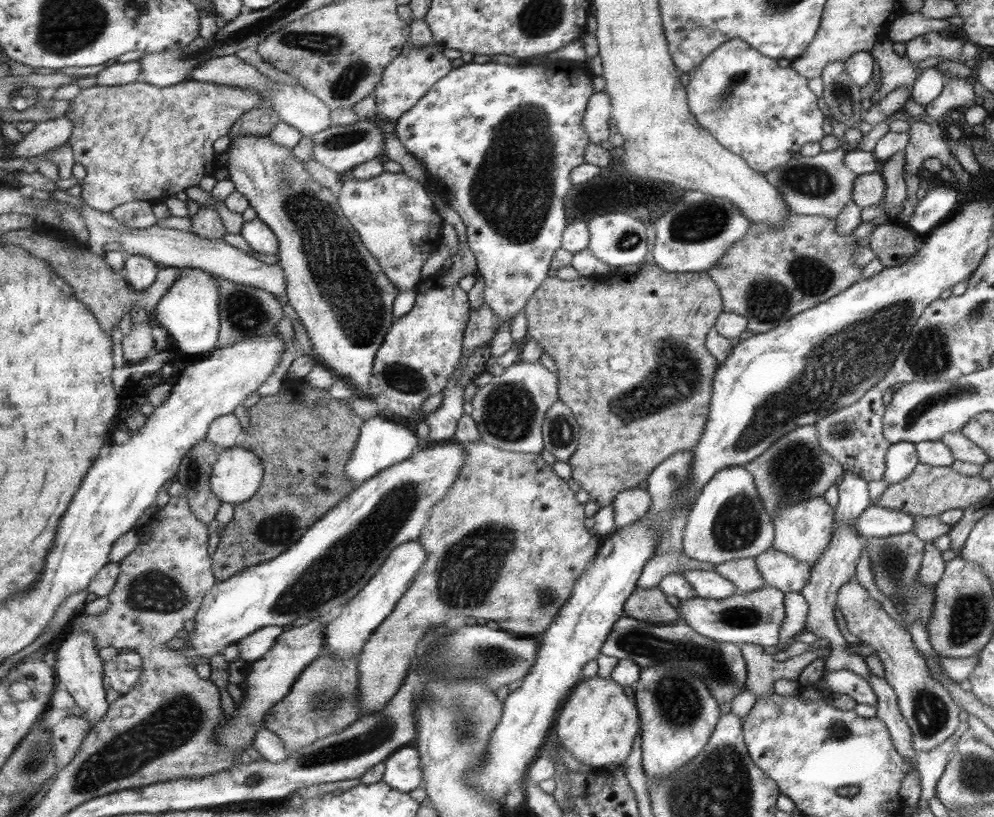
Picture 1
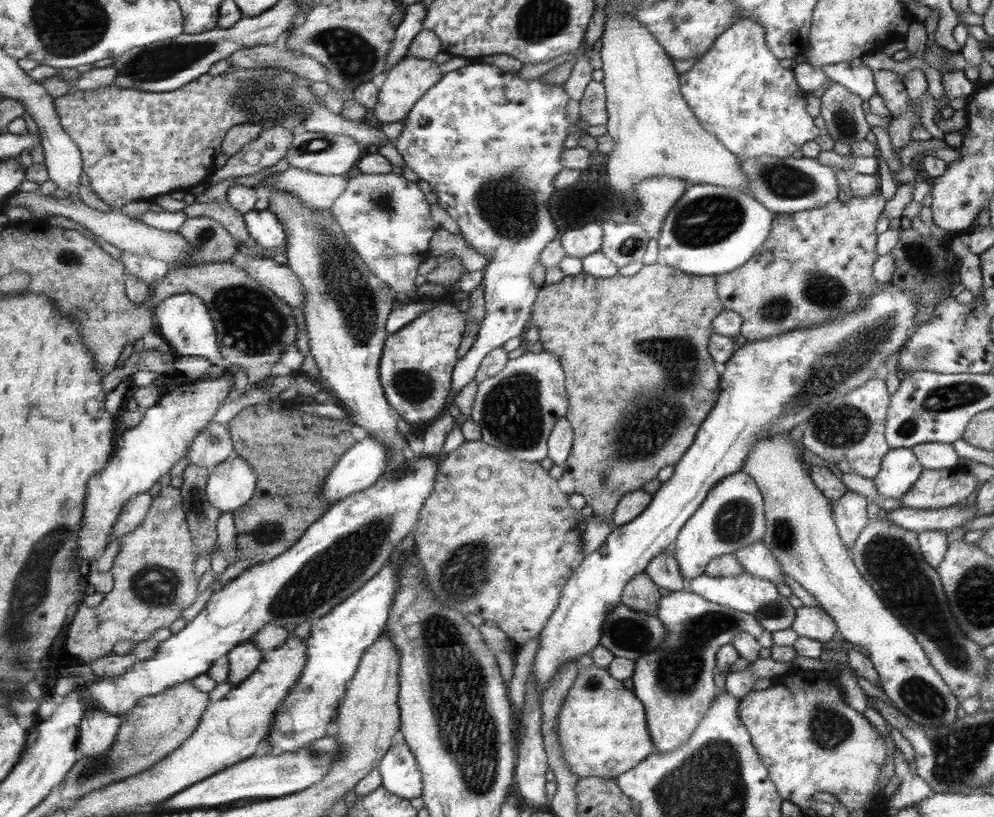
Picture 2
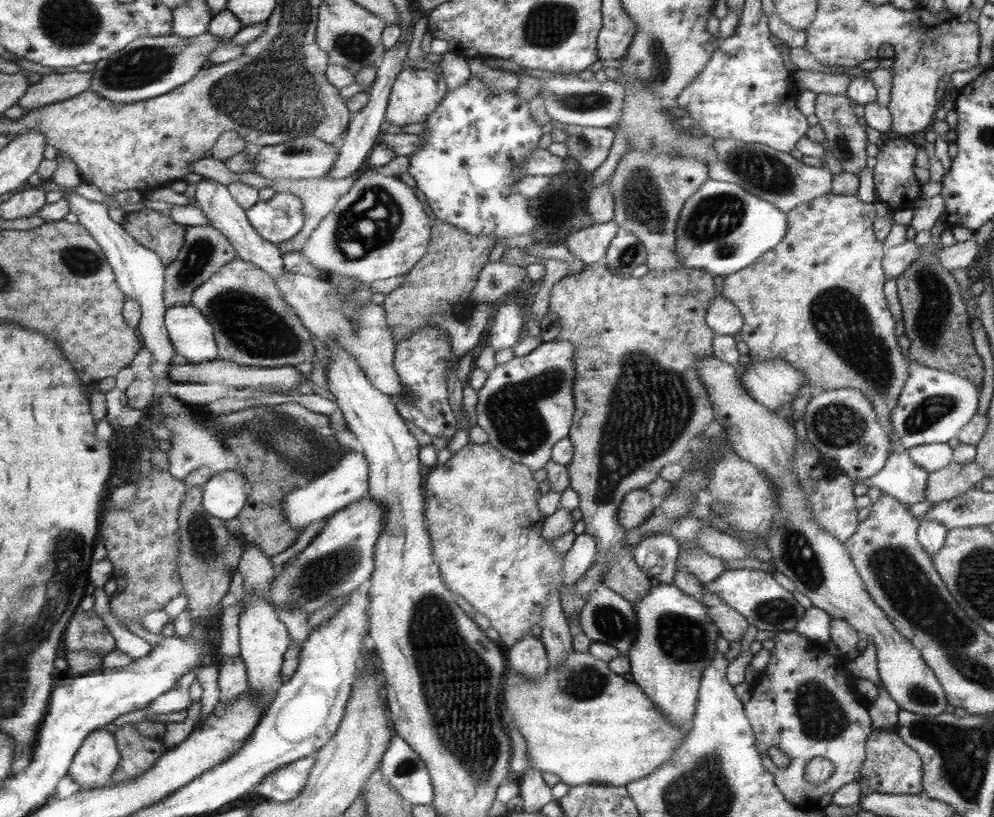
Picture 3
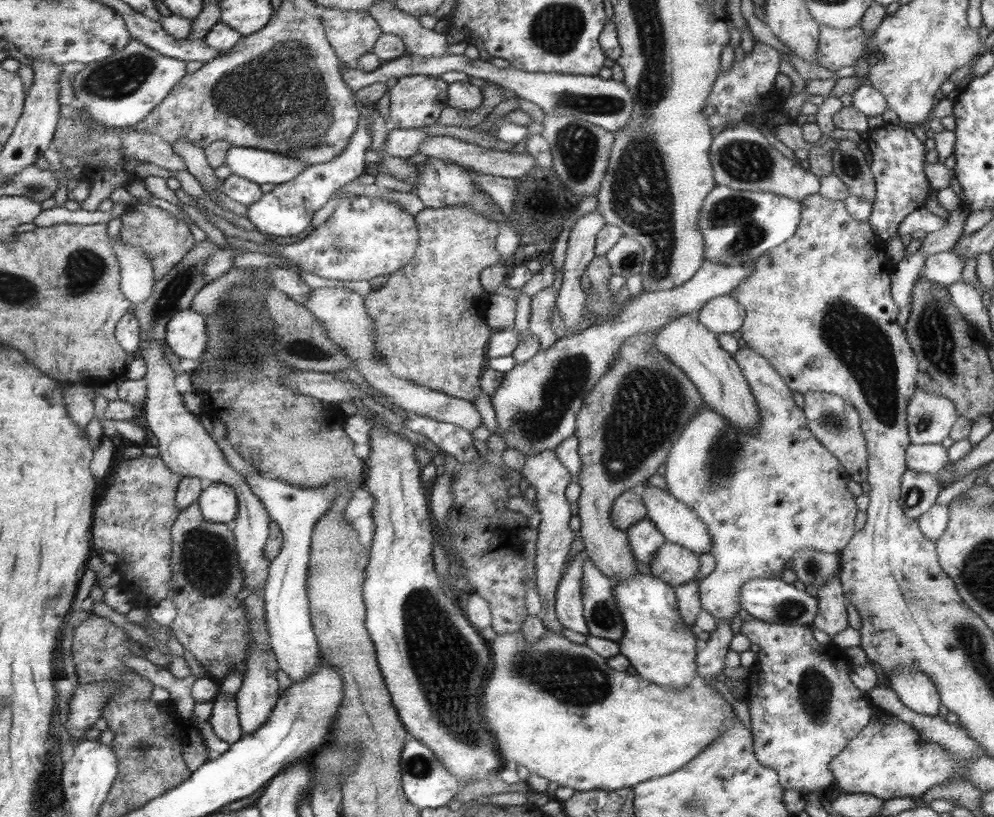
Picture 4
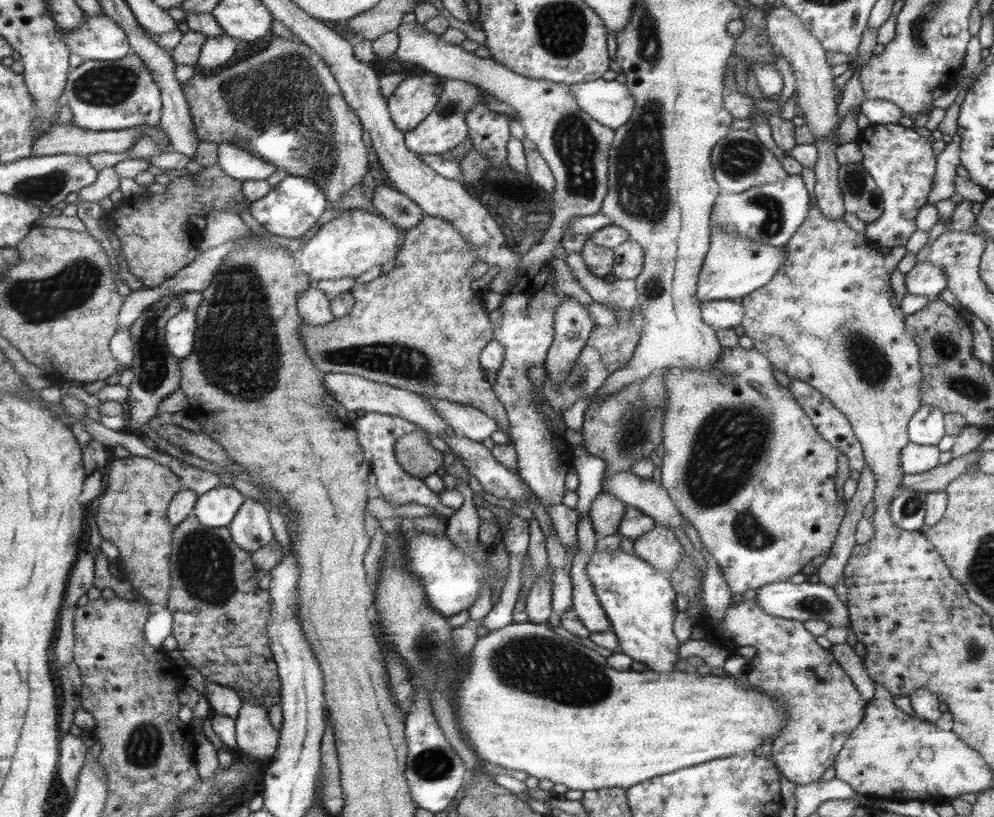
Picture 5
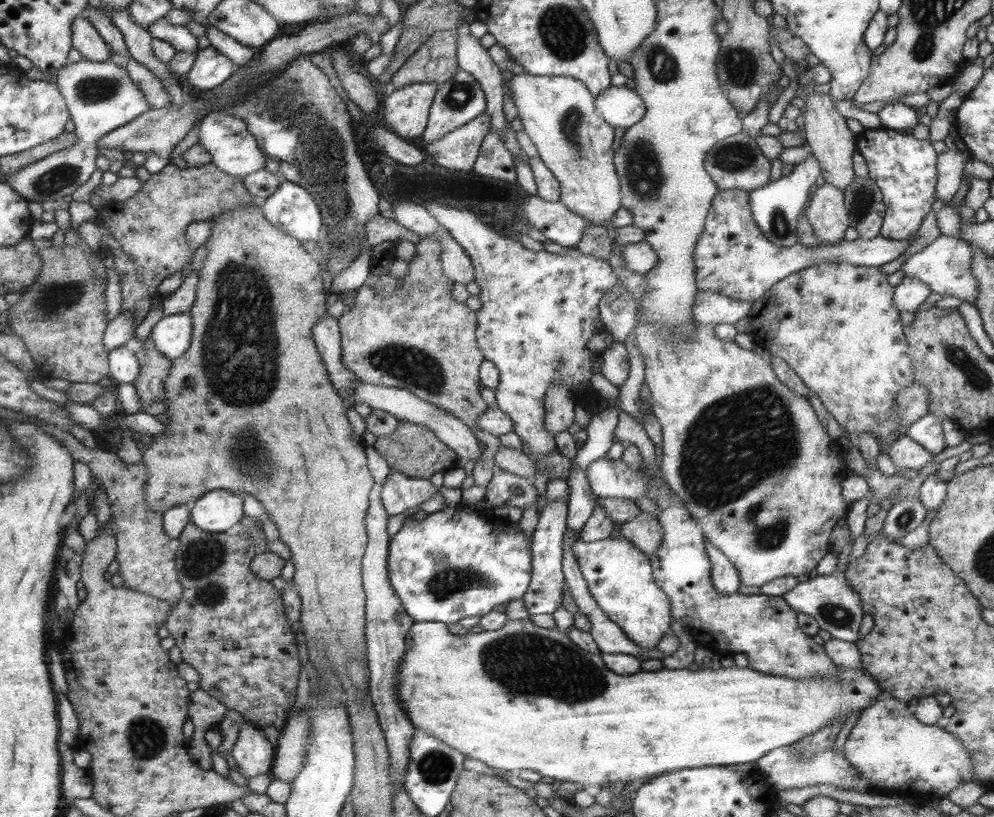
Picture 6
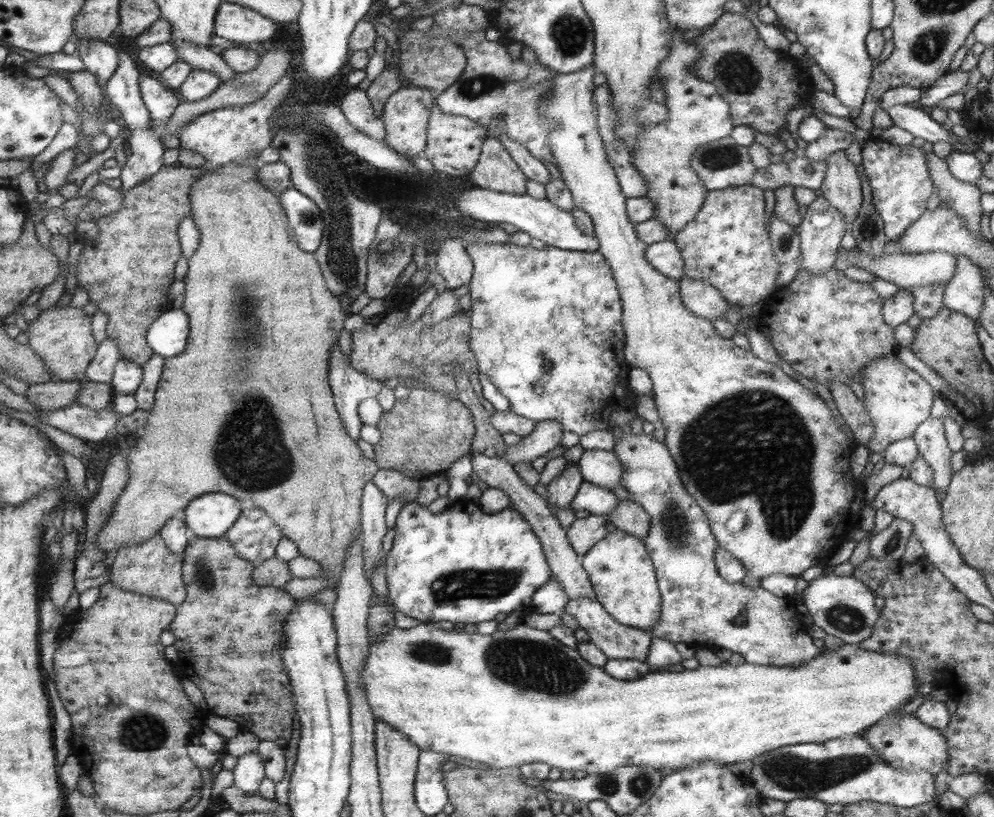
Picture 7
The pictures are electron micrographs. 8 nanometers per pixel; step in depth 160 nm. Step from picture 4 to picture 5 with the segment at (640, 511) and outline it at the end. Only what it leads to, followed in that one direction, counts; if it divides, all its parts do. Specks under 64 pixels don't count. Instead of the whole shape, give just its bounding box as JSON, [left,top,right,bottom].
[588,492,626,536]

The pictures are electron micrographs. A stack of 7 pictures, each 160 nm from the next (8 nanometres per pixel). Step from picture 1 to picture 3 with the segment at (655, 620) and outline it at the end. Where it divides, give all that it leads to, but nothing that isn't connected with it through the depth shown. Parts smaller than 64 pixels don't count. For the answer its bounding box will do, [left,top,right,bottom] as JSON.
[549,260,717,604]

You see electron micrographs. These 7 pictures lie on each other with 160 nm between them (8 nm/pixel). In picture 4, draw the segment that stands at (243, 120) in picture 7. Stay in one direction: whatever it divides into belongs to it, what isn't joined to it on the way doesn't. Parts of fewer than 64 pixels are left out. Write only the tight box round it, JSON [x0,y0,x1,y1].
[225,146,306,185]

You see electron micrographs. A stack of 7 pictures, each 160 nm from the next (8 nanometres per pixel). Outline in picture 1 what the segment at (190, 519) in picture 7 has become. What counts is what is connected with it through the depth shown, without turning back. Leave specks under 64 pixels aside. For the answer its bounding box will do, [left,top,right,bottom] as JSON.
[210,447,262,504]

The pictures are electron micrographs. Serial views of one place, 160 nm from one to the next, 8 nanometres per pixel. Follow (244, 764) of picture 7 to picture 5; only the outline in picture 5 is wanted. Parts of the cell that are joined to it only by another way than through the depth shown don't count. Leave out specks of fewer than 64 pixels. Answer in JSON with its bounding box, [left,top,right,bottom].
[234,701,279,760]

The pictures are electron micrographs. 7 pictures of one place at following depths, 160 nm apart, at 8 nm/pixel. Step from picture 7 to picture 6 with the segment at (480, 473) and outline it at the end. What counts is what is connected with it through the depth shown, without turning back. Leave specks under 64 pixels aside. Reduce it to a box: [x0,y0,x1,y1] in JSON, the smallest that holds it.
[352,383,481,462]

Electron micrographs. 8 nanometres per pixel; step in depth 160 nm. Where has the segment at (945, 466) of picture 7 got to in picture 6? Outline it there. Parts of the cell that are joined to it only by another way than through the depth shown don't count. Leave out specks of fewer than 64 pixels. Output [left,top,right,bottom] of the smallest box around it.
[904,413,946,456]

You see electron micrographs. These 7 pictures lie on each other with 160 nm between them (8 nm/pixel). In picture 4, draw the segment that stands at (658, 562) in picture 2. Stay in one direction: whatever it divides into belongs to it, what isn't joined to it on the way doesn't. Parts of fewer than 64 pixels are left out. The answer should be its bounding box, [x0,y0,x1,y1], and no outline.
[624,518,667,566]

